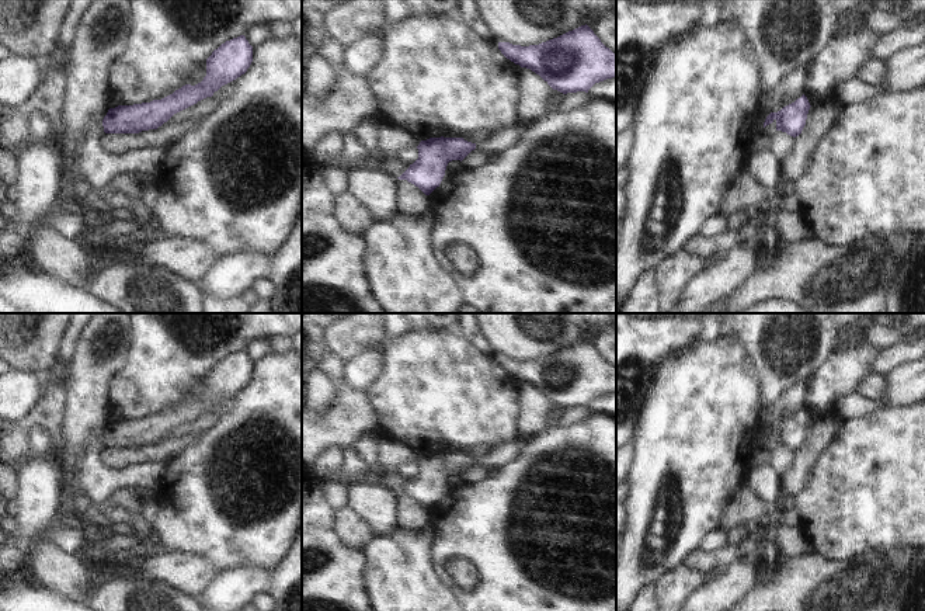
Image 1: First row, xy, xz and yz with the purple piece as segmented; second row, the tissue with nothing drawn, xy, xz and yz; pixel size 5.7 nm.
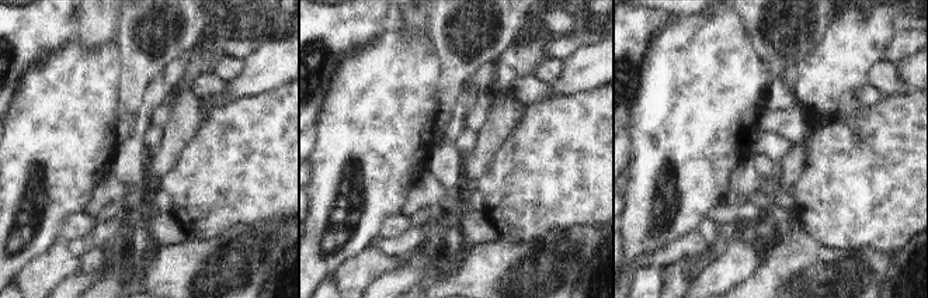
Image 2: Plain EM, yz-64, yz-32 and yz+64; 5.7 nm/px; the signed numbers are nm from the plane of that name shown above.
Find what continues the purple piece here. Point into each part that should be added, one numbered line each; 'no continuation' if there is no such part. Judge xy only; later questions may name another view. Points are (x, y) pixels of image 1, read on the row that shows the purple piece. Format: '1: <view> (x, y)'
no continuation

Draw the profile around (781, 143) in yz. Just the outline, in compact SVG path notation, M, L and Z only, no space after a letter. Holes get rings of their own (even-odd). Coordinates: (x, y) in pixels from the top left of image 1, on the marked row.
M778 131L772 135L764 135L762 132L754 133L750 147L752 150L771 150L778 162L783 162L794 146L794 138L786 132Z

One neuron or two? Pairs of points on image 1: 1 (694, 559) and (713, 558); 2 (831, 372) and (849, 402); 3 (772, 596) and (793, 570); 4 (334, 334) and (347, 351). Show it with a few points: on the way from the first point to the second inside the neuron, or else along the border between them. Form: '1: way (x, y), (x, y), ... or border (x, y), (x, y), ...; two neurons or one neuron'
1: way (698, 559), (709, 559); one neuron
2: border (856, 392), (848, 393), (838, 403), (835, 415); two neurons
3: way (778, 590), (792, 576); one neuron
4: way (338, 339), (345, 347); one neuron

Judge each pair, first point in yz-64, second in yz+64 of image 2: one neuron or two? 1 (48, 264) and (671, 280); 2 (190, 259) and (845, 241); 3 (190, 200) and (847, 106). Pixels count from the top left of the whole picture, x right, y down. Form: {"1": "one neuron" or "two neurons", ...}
{"1": "one neuron", "2": "two neurons", "3": "two neurons"}

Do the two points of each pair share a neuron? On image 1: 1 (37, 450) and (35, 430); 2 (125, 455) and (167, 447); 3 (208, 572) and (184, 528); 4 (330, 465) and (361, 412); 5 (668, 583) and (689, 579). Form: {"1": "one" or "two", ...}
{"1": "one", "2": "one", "3": "two", "4": "two", "5": "one"}

